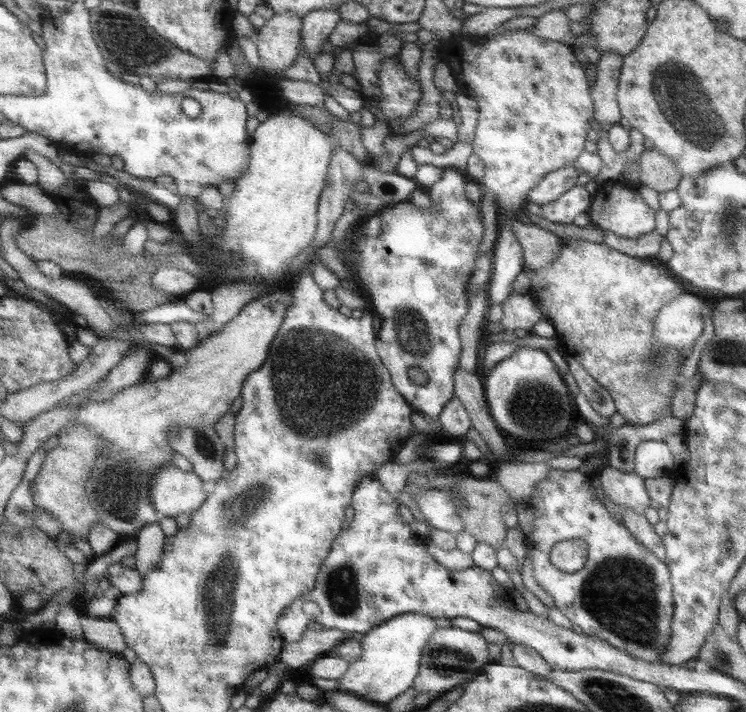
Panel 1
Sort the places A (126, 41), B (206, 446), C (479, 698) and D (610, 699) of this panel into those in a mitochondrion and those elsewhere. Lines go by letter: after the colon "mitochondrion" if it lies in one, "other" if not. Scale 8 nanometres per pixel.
A: mitochondrion
B: mitochondrion
C: other
D: mitochondrion

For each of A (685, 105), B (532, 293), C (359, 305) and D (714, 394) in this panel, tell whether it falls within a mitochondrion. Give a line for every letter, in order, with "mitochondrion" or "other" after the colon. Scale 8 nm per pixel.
A: mitochondrion
B: other
C: other
D: other

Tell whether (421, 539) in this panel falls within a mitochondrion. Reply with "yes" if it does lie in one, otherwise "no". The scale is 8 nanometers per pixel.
no

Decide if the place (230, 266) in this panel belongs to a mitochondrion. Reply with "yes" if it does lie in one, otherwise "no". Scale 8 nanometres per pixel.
yes

